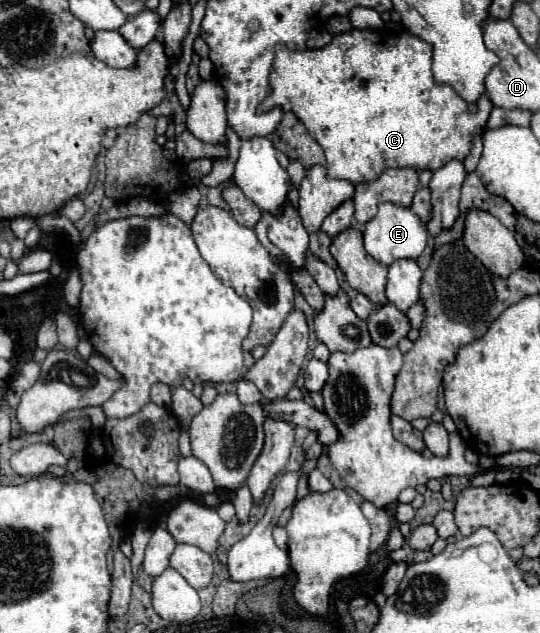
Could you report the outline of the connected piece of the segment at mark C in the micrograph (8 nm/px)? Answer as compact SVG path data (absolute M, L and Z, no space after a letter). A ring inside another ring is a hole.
M352 29L334 35L332 43L322 49L290 51L288 47L276 47L274 67L270 73L272 91L260 105L260 113L282 107L292 111L318 141L326 155L326 169L330 179L346 179L354 185L374 181L384 169L412 167L416 171L436 171L452 159L464 161L470 153L472 133L484 131L493 105L485 96L477 101L477 111L468 113L466 101L450 85L438 85L432 77L432 45L404 31L388 36L388 32L368 29Z

